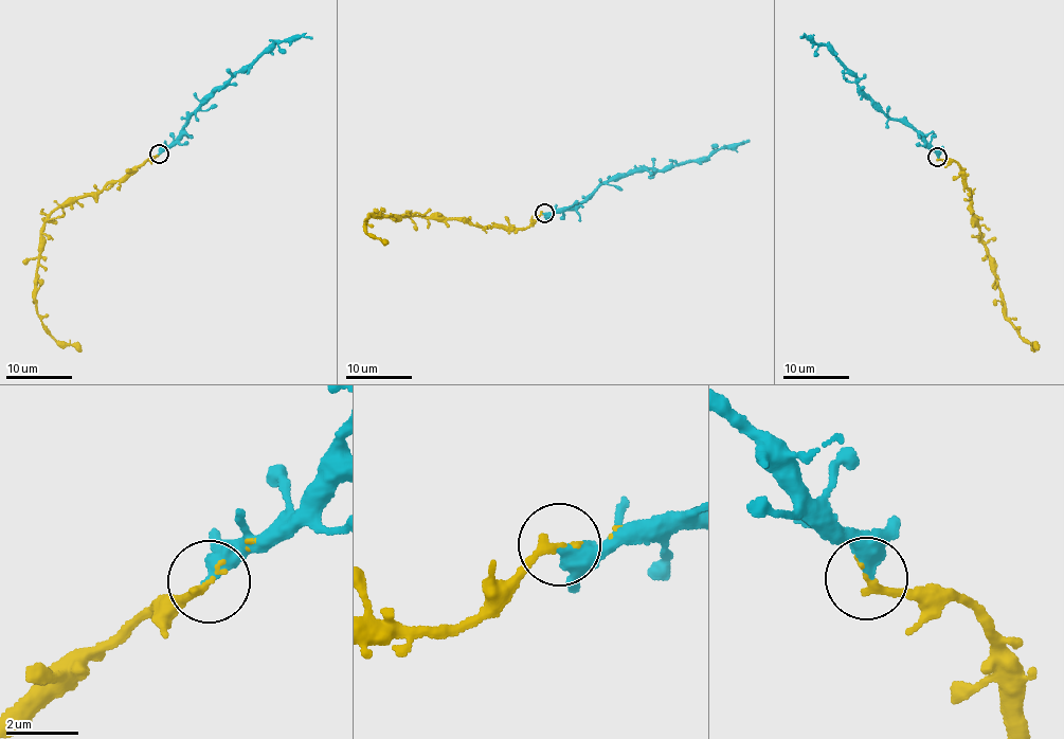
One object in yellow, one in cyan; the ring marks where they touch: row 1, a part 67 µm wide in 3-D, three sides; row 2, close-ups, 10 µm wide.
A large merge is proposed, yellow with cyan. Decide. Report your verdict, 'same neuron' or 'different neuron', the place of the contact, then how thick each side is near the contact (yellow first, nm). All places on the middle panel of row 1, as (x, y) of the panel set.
same neuron; place (544, 213); calibres 240 and 360 nm

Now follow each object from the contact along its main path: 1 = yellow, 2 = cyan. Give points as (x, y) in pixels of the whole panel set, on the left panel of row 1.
1: (159, 154), (102, 190), (69, 198), (44, 223), (34, 299), (46, 330), (80, 350)
2: (159, 154), (178, 140), (197, 109), (216, 90), (238, 72), (247, 71), (275, 43), (312, 38)

